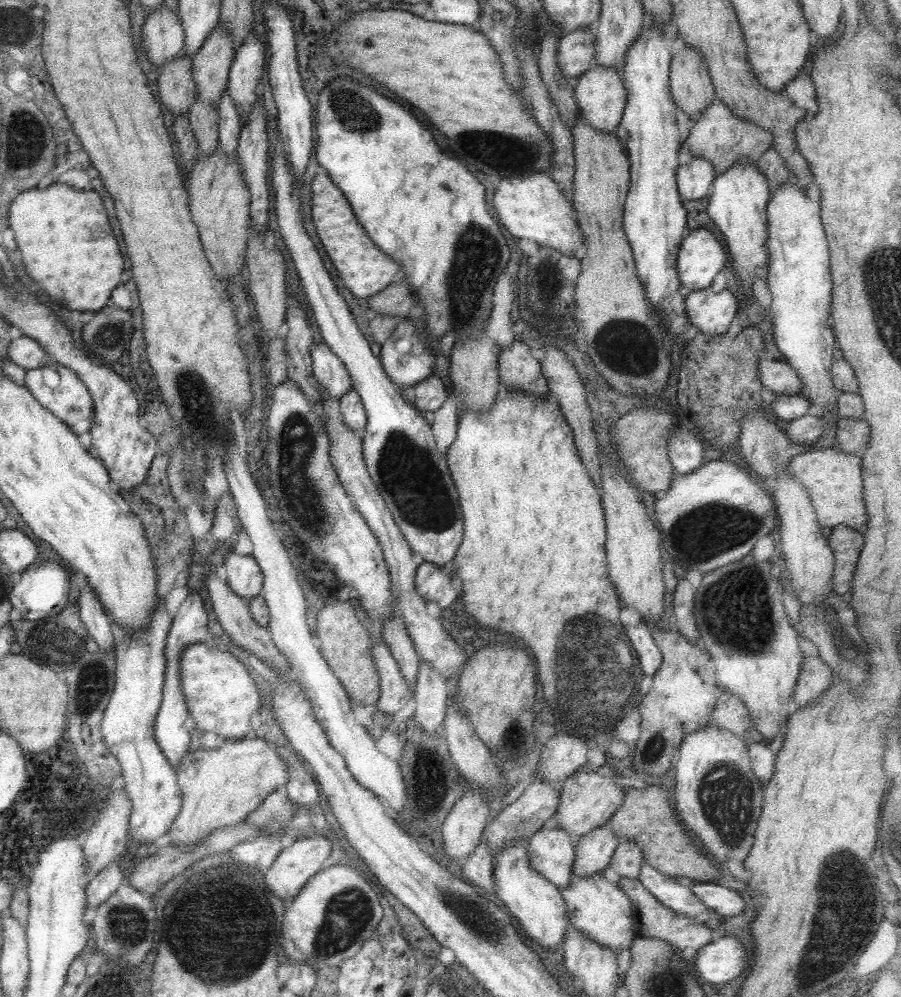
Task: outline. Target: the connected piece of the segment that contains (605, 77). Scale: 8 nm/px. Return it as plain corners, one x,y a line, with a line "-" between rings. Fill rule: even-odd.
593,67
581,73
576,81
572,90
579,117
583,117
593,129
614,132
625,104
625,89
620,72
611,68

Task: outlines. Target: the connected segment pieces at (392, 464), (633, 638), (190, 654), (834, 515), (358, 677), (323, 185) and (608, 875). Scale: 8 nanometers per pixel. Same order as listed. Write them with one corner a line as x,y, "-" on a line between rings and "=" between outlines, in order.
278,149
273,153
271,180
277,232
297,271
313,322
319,330
321,341
343,363
352,389
359,395
365,410
366,421
360,439
361,457
365,461
367,474
412,554
421,556
425,562
443,566
445,562
453,560
463,538
458,495
450,479
444,454
437,451
430,425
421,417
419,410
401,398
401,389
385,376
379,359
373,356
363,333
351,319
349,306
339,296
331,276
324,269
321,256
309,236
303,232
297,184
291,180
289,166
=
646,623
625,626
624,632
637,657
638,668
645,676
653,676
661,663
661,653
654,643
650,626
=
205,643
185,646
179,658
179,679
181,690
187,706
189,717
202,733
213,732
224,740
239,740
251,733
250,720
259,712
261,706
262,685
251,679
245,666
221,645
207,646
=
835,445
818,450
805,451
792,456
787,471
803,485
807,491
816,521
819,526
835,527
843,525
857,529
866,523
866,513
862,499
862,476
860,458
855,454
844,453
=
331,600
319,612
315,620
313,635
318,640
319,652
342,688
346,690
349,699
357,706
375,705
379,697
377,671
371,657
371,640
369,632
361,624
353,606
348,600
=
317,167
317,174
309,184
309,192
311,192
311,198
309,198
311,221
315,226
315,233
319,238
319,244
323,246
325,256
337,271
343,286
355,298
368,299
383,290
389,283
394,282
400,274
400,267
392,258
387,258
377,246
373,246
373,242
367,238
361,225
357,223
343,193
321,167
=
606,868
603,871
603,877
609,882
617,883
617,886
621,887
623,893
627,895
629,903
631,903
633,926
637,935
641,937
649,937
651,939
659,939
669,943
671,947
682,950
683,948
703,948
705,944
709,944
713,939
711,930
703,924
695,921
694,917
679,916
673,913
671,909
661,905
659,901
656,901
638,879
629,879
617,875
613,870

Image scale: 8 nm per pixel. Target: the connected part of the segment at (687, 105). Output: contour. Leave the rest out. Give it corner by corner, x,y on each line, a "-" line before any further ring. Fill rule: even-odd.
684,46
671,57
668,86
675,106
687,116
701,113
715,99
705,61
693,47

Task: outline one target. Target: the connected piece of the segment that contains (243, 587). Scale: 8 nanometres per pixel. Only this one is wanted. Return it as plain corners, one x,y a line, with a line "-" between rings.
230,551
225,554
222,568
225,568
225,582
233,594
246,600
260,594
263,574
250,555
240,555

